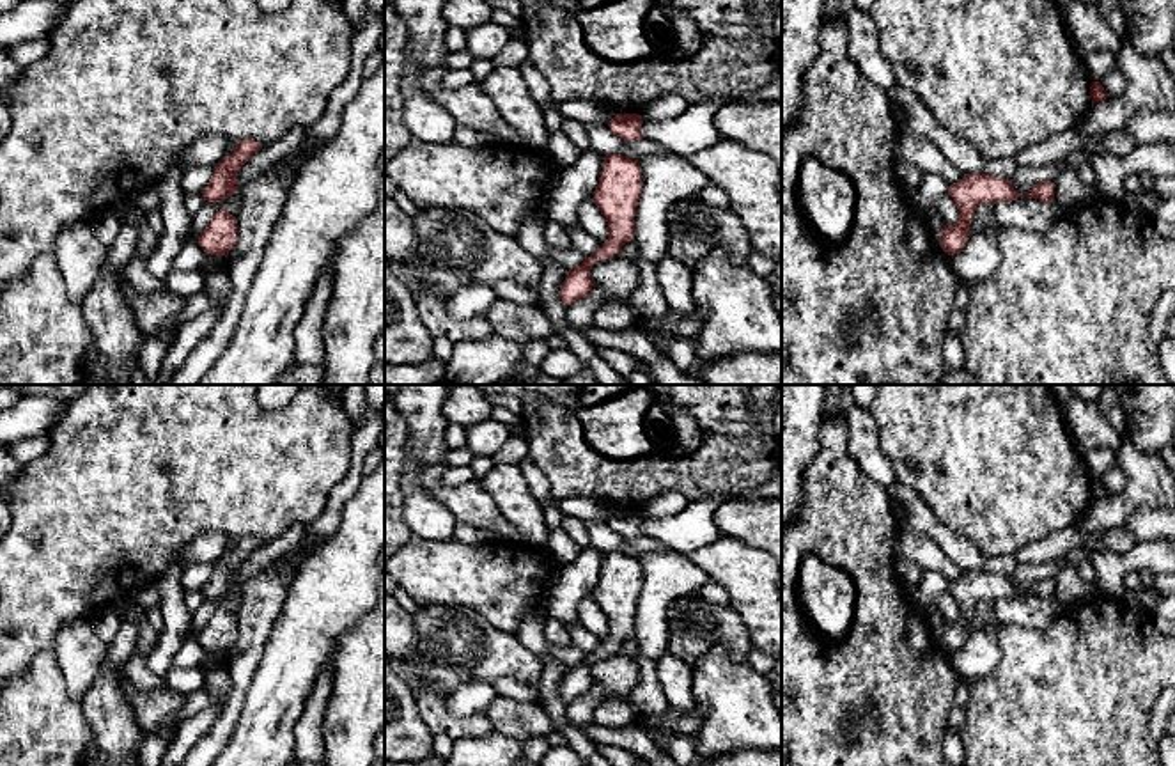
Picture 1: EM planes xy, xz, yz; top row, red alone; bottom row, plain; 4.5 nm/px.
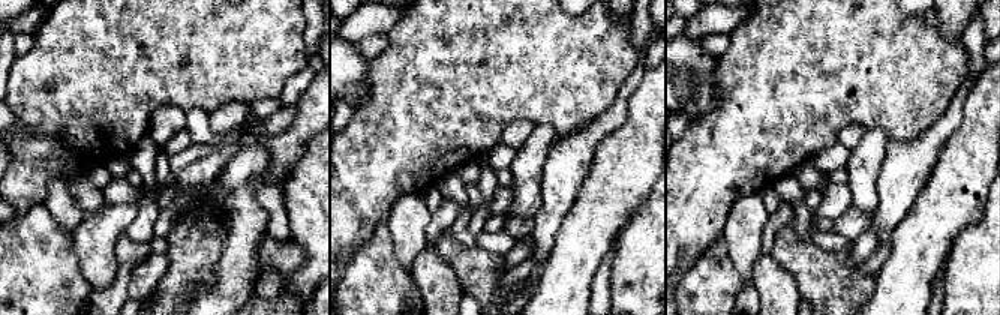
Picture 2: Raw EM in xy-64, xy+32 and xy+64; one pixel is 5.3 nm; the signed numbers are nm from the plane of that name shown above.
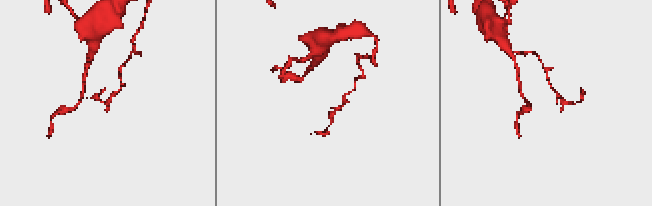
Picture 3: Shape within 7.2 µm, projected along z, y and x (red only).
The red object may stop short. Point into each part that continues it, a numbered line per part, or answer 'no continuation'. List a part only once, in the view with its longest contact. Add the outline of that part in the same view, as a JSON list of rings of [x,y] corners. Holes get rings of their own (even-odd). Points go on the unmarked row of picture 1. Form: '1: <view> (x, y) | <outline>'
no continuation

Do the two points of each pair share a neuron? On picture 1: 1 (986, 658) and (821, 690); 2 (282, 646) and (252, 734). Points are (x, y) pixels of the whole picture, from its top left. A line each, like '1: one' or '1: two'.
1: two
2: one

